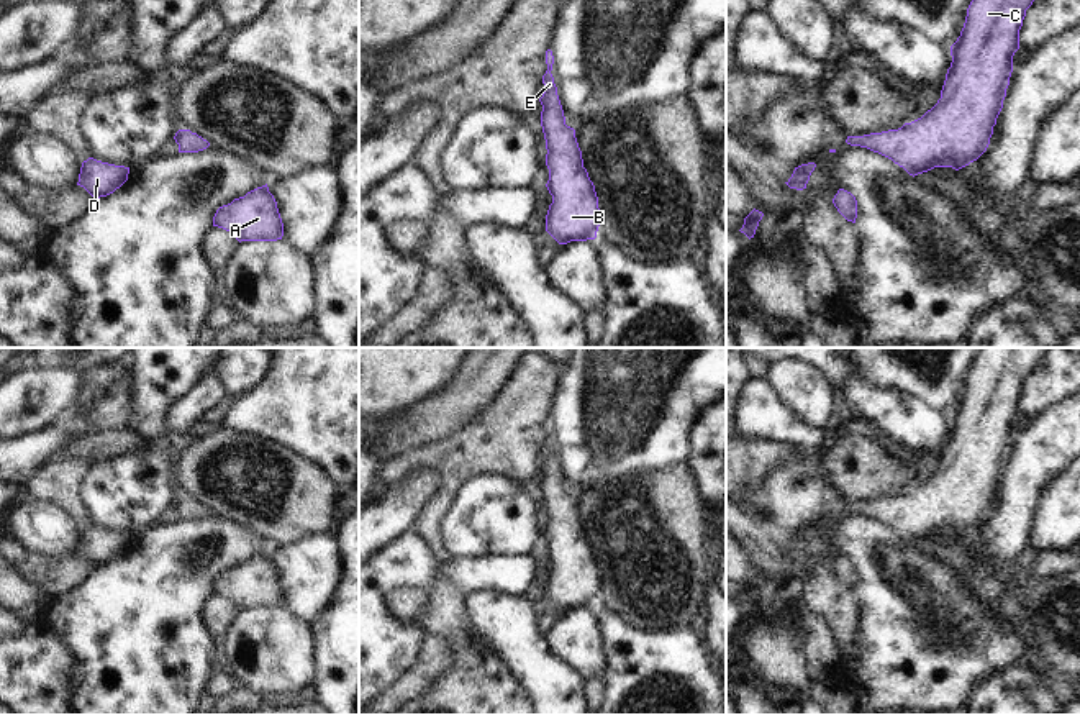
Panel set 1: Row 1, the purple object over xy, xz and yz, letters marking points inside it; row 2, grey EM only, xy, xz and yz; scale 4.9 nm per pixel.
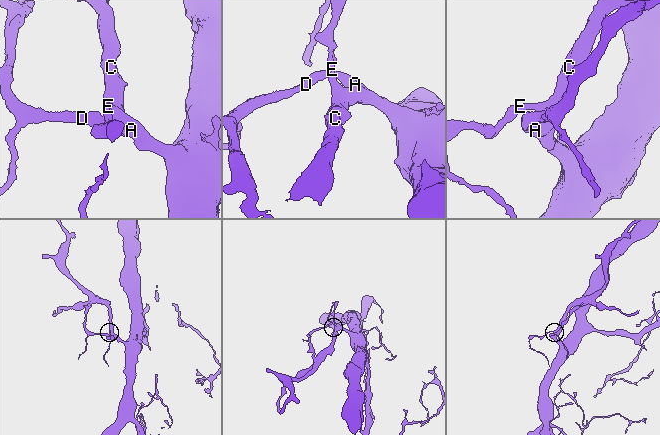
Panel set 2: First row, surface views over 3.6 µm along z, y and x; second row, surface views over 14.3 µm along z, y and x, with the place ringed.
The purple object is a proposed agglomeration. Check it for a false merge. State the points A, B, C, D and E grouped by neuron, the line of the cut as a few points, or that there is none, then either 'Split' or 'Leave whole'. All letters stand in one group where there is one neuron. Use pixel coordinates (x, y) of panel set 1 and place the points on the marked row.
Groups: A B C D E. No split. Leave whole

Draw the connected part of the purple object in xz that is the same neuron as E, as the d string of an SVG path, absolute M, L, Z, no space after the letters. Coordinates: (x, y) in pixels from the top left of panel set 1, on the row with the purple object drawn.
M546 51L547 71L542 75L544 93L541 126L546 139L546 166L549 180L546 184L552 195L546 215L546 231L559 243L595 239L601 221L595 185L583 167L575 130L565 125L564 110L557 87L551 74L554 56Z

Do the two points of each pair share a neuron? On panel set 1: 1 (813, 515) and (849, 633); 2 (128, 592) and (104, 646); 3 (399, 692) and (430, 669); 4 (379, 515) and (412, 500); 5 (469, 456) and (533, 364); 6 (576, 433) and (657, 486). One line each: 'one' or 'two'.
1: two
2: one
3: one
4: one
5: one
6: two

